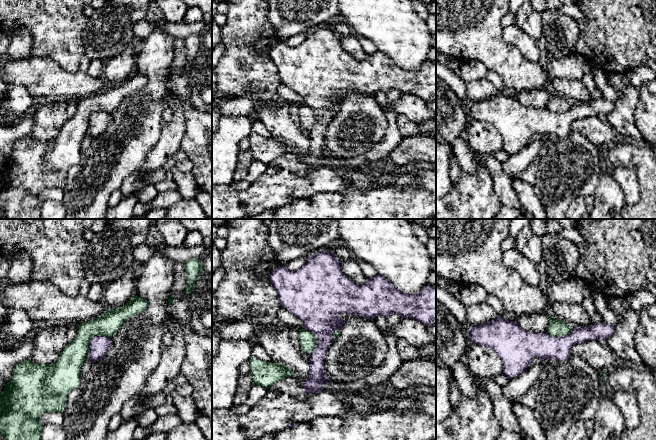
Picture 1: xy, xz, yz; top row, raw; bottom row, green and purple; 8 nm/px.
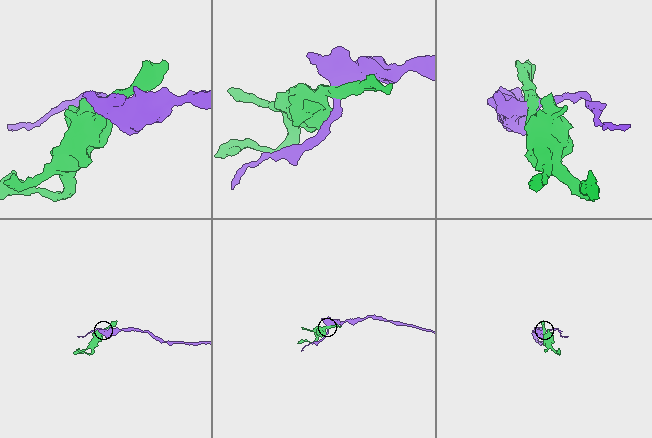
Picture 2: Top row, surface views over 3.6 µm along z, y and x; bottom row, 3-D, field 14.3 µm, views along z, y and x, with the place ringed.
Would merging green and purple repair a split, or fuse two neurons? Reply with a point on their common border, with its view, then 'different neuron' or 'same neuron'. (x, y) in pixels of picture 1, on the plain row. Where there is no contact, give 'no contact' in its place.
xy (90, 114) | different neuron

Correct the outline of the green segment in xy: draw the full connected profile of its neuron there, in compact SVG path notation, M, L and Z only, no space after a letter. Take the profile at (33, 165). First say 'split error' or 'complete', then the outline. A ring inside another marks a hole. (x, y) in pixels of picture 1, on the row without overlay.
complete | M133 72L123 83L108 85L101 92L77 102L77 112L64 124L53 140L35 140L25 136L15 142L12 152L0 170L0 209L7 219L42 219L39 194L46 188L65 186L68 170L81 159L81 143L87 136L89 117L95 112L111 114L130 93L143 88L148 78Z

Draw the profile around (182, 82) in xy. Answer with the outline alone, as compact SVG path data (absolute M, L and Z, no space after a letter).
M174 38L173 54L173 77L169 83L169 90L181 99L190 99L190 94L196 81L196 77L194 68L184 68L186 63L184 38Z

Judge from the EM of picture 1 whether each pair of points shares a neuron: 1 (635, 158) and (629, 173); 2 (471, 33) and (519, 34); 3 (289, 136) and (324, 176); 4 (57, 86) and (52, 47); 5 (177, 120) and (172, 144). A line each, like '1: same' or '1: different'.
1: different
2: different
3: different
4: different
5: same

